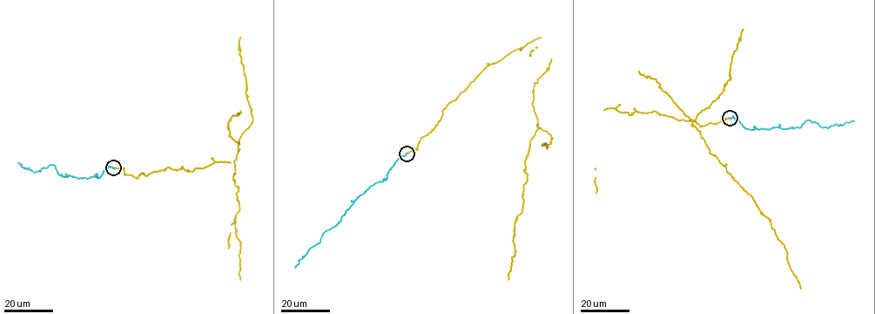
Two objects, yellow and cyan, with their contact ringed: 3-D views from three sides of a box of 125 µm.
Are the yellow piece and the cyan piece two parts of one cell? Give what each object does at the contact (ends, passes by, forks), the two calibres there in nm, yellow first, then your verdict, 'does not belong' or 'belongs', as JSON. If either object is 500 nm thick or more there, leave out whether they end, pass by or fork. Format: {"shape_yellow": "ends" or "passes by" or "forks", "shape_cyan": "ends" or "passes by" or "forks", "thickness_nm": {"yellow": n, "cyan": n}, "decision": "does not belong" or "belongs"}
{"shape_yellow": "ends", "shape_cyan": "ends", "thickness_nm": {"yellow": 260, "cyan": 240}, "decision": "belongs"}

